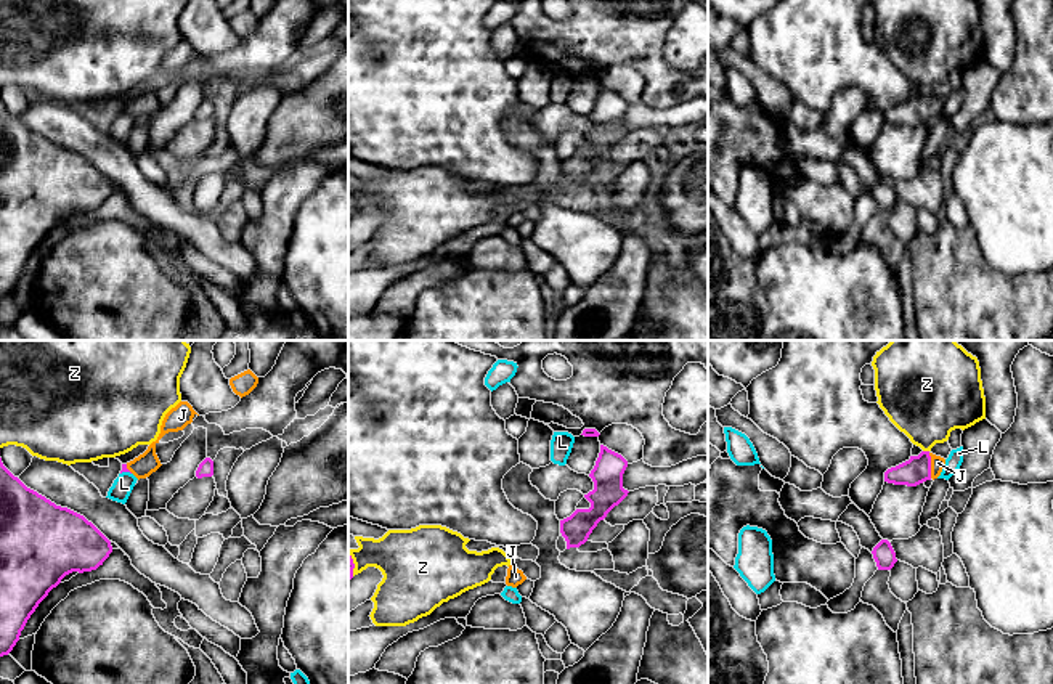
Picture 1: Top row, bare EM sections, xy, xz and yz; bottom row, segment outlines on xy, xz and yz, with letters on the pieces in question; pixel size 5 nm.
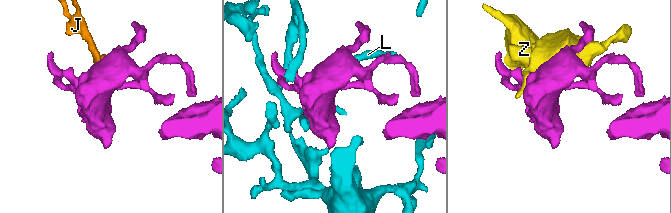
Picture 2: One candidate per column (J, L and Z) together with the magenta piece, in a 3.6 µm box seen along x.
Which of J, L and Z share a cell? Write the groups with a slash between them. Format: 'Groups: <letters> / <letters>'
Groups: J / L / Z

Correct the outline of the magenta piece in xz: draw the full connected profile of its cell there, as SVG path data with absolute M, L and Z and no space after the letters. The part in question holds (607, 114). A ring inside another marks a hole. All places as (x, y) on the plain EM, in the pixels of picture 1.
M600 85L599 98L589 114L594 130L584 135L591 148L576 149L570 157L560 161L567 189L584 185L597 164L628 136L629 132L623 128L626 108L628 101L621 95Z

